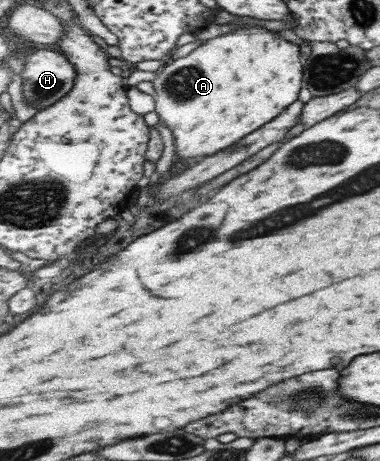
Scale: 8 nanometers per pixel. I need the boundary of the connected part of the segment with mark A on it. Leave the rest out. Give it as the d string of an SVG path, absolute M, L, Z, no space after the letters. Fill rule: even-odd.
M231 24L232 32L212 39L198 46L191 53L168 60L156 72L151 84L155 91L156 112L175 137L175 154L180 160L190 161L216 154L250 132L262 128L280 116L287 107L298 100L304 88L304 65L300 45L283 40L278 32L272 32L254 25Z

